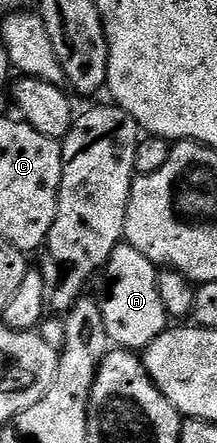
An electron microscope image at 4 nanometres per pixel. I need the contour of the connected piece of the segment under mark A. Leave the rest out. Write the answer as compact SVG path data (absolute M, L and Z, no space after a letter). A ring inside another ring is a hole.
M123 241L113 250L103 268L105 292L99 295L103 325L110 344L137 353L167 330L171 317L165 311L163 297L159 297L158 274L157 264L143 257L143 253L130 243Z

